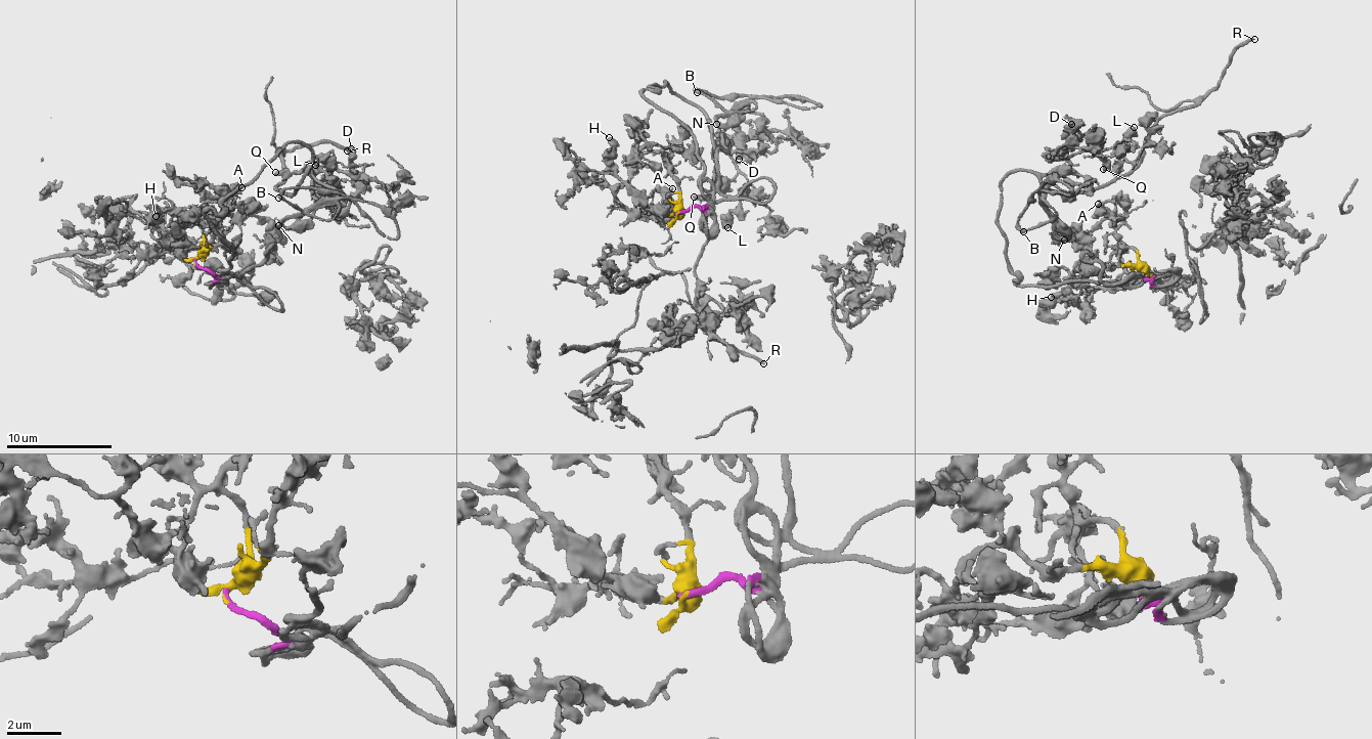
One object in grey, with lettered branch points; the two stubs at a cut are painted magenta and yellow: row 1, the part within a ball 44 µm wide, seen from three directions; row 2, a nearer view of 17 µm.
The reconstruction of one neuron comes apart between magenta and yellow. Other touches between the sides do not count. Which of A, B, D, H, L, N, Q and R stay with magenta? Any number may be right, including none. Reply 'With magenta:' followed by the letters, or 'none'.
With magenta: B, D, L, N, Q, R

